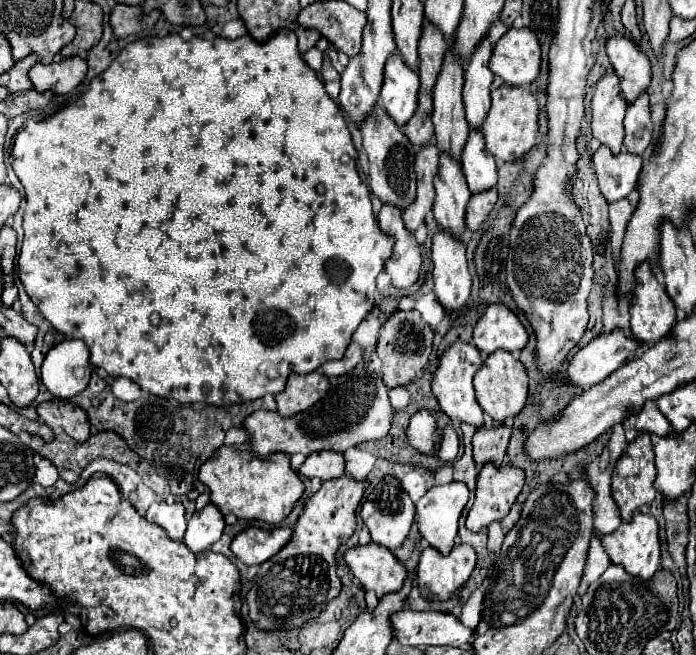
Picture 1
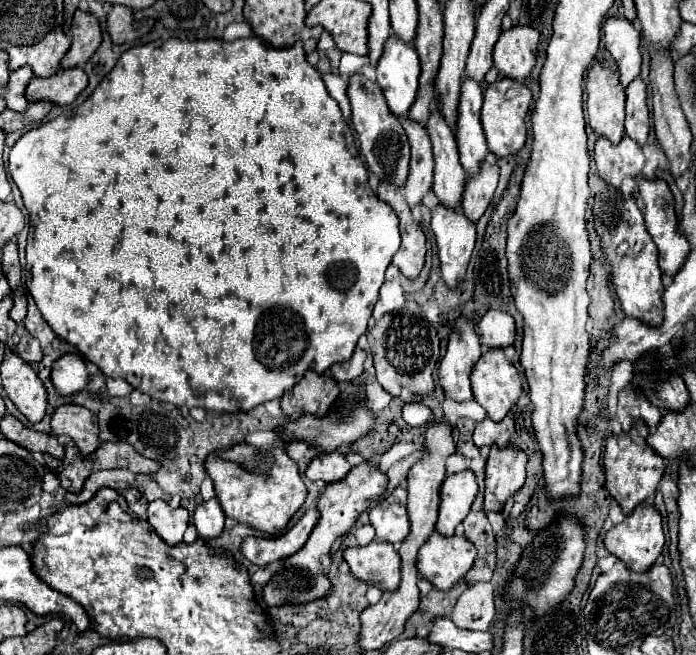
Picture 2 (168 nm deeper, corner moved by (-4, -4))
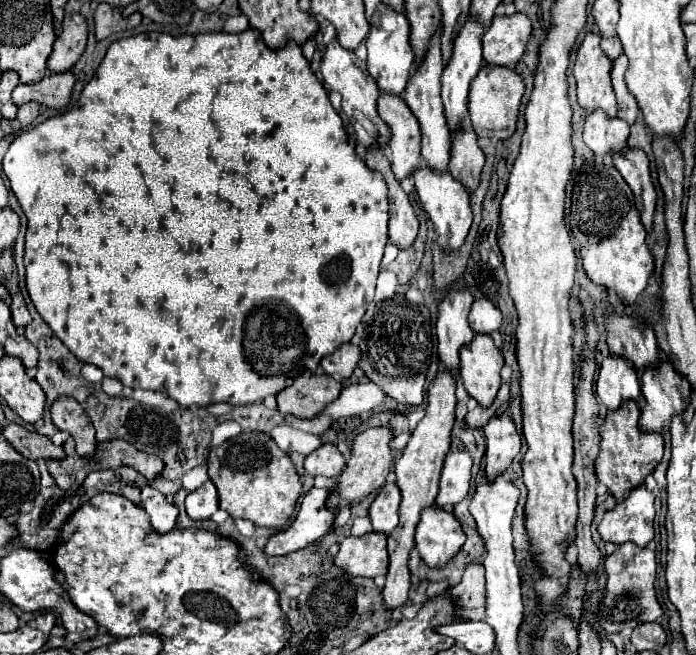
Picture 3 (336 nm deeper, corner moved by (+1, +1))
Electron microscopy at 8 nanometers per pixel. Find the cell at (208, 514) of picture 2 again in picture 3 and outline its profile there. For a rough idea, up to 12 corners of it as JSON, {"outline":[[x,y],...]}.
{"outline":[[212,481],[188,493],[186,513],[194,521],[218,511]]}

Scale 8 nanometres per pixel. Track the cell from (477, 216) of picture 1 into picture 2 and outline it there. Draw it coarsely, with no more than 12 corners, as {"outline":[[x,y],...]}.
{"outline":[[489,162],[467,178],[461,208],[483,216],[497,188],[499,166]]}

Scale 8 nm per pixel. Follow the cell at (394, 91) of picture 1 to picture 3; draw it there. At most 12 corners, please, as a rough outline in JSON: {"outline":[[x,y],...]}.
{"outline":[[380,5],[366,37],[368,71],[400,95],[414,53],[404,13]]}

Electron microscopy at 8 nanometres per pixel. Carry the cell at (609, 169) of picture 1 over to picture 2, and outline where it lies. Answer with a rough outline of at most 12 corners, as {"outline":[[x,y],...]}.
{"outline":[[599,136],[593,152],[599,176],[615,188],[645,166],[641,146],[627,136]]}

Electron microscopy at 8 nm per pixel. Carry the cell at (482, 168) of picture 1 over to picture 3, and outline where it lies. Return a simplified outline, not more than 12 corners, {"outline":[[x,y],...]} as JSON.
{"outline":[[468,19],[442,73],[452,133],[468,117],[470,83],[482,67],[484,29]]}

